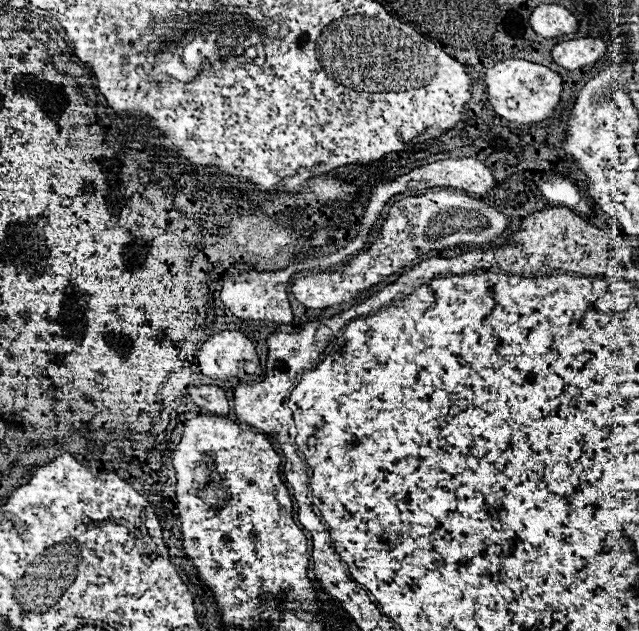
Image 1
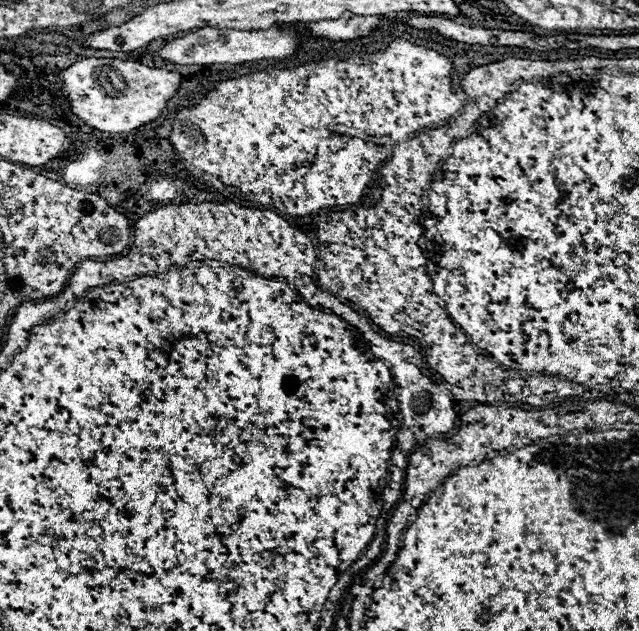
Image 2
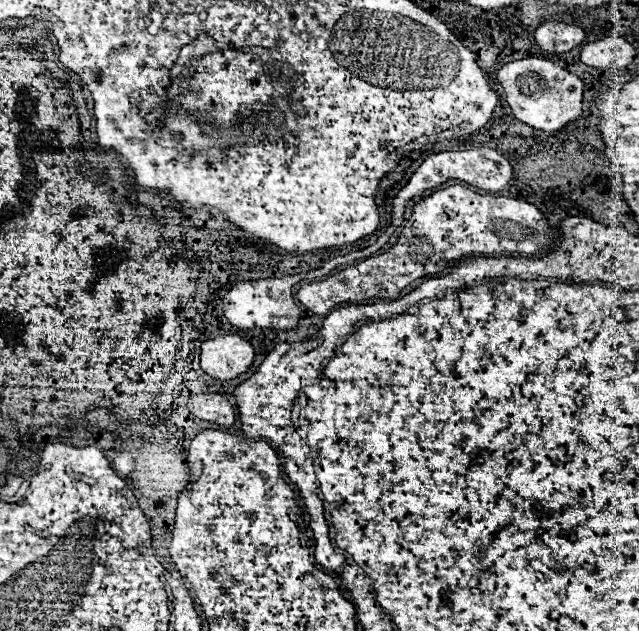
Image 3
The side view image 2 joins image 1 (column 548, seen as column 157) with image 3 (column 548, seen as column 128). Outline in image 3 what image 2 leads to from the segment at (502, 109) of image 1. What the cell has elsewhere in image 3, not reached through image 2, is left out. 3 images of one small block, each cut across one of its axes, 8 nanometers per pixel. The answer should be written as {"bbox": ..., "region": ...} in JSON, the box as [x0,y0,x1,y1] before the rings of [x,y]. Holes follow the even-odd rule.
{"bbox":[498,58,582,132],"region":[[[522,58],[504,64],[498,74],[498,82],[506,94],[514,116],[538,130],[556,132],[582,114],[582,80],[544,58]]]}

